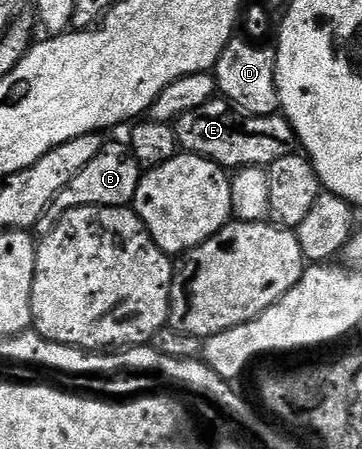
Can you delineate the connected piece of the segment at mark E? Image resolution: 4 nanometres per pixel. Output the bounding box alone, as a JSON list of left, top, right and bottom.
[175,100,298,172]

